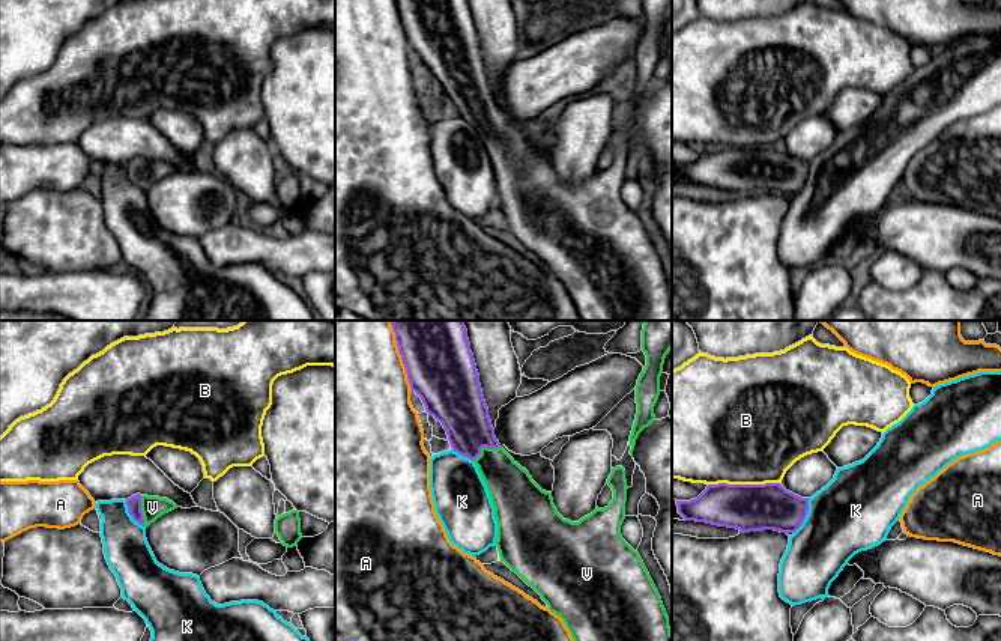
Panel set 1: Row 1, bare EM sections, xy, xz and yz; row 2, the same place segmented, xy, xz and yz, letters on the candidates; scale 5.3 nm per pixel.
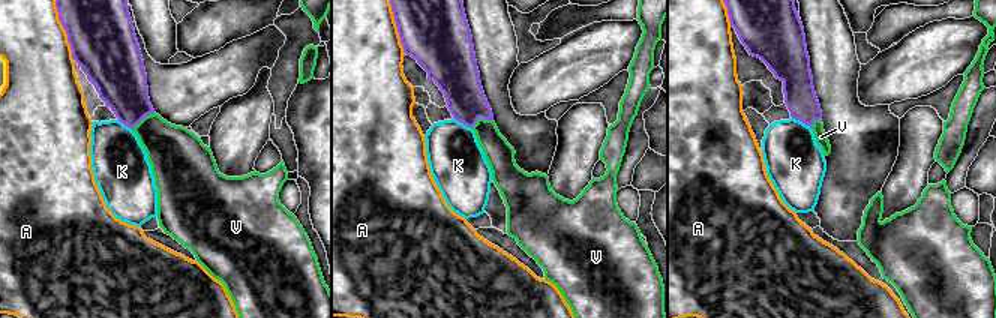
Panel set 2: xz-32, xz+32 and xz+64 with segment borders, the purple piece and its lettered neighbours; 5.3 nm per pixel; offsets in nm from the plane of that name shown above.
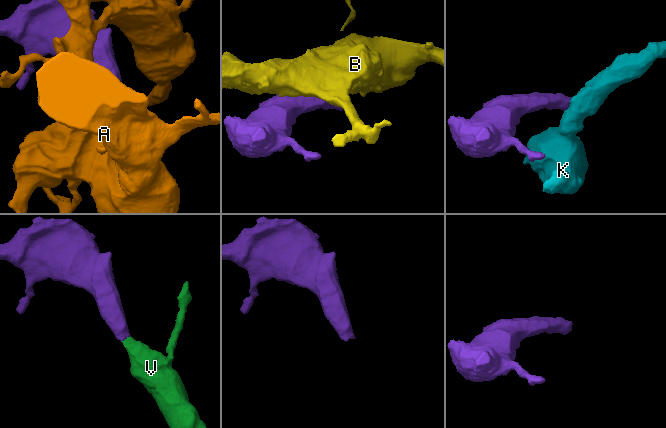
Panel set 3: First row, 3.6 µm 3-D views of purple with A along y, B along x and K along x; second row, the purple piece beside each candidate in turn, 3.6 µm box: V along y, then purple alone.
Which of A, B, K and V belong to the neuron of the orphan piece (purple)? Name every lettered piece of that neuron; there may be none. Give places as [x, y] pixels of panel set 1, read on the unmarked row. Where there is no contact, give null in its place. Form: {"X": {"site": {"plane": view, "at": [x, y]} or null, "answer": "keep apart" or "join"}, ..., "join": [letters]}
{"A": {"site": {"plane": "xz", "at": [403, 26]}, "answer": "keep apart"}, "B": {"site": {"plane": "yz", "at": [743, 148]}, "answer": "keep apart"}, "K": {"site": {"plane": "yz", "at": [806, 178]}, "answer": "keep apart"}, "V": {"site": {"plane": "xy", "at": [140, 173]}, "answer": "join"}, "join": ["V"]}

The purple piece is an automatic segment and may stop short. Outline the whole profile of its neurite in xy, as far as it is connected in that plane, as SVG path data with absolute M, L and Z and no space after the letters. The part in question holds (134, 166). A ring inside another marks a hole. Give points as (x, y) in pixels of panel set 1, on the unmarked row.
M140 156L128 161L126 169L132 182L146 191L162 178L177 172L177 169L167 161L147 159Z

